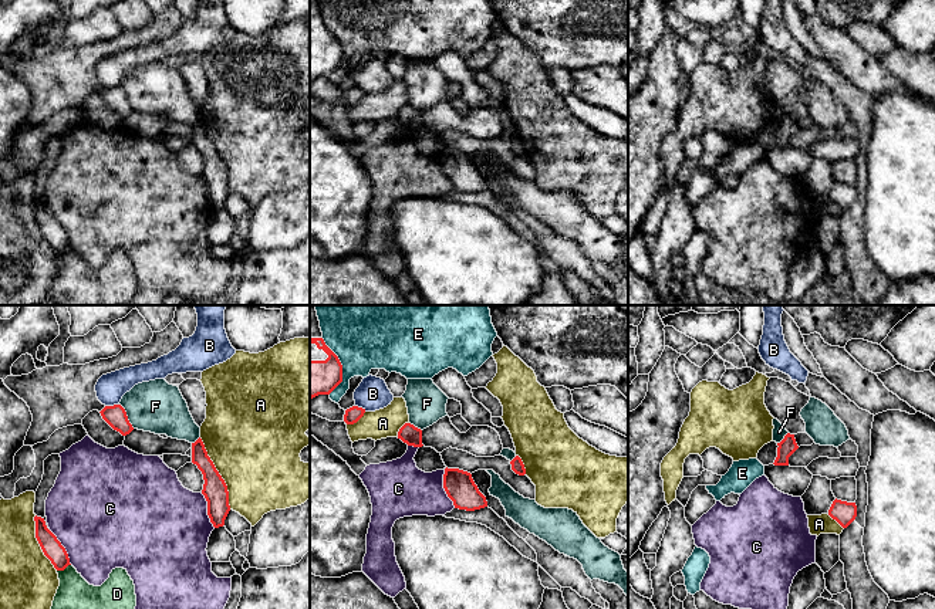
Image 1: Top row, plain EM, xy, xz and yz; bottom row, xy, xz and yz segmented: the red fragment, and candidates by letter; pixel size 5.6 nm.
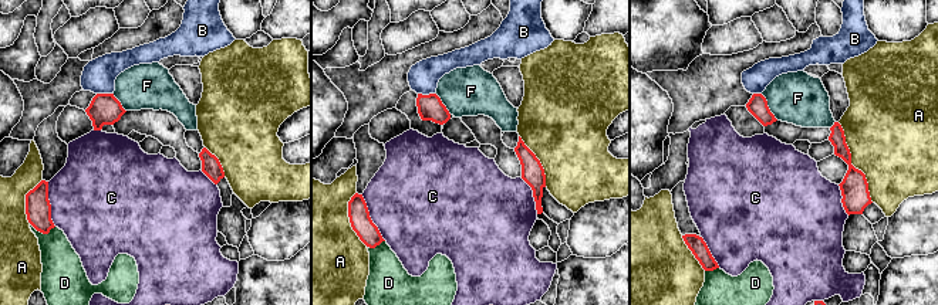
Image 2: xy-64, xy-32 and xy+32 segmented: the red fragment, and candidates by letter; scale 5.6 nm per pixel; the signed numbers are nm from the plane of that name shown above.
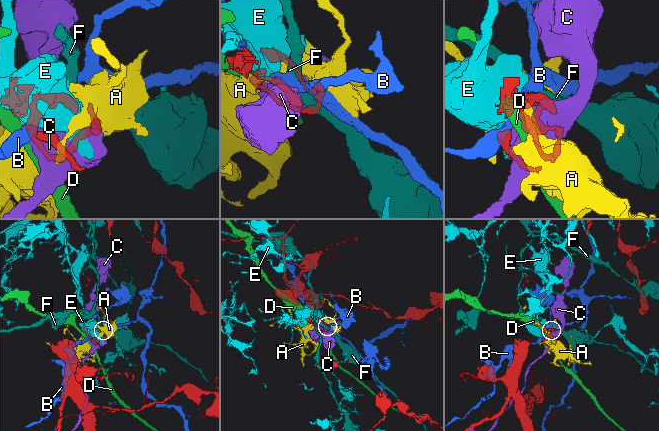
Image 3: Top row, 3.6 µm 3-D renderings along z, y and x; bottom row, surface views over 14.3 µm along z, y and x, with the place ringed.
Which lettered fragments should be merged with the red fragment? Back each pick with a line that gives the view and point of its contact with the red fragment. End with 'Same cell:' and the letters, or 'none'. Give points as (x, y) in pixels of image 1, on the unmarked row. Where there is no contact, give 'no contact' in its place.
Same cell: none

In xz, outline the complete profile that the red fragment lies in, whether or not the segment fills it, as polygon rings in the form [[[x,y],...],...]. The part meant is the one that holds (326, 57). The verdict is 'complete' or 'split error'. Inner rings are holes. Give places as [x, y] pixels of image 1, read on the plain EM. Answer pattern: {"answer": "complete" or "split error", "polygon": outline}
{"answer": "split error", "polygon": [[[310,0],[310,81],[330,77],[342,64],[342,47],[325,27],[318,0]]]}

